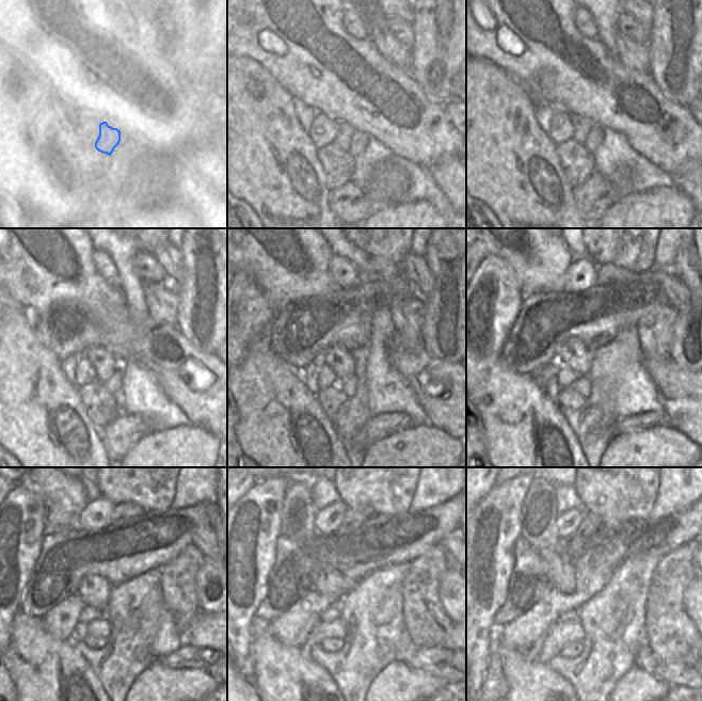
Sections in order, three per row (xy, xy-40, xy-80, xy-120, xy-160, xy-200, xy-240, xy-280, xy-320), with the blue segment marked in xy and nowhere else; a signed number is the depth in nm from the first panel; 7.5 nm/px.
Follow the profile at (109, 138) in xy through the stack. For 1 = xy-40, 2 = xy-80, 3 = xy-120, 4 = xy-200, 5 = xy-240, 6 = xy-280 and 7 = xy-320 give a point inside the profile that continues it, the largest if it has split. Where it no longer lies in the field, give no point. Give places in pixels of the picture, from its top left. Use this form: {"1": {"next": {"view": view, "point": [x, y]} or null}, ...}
{"1": {"next": {"view": "xy-40", "point": [345, 132]}}, "2": {"next": {"view": "xy-80", "point": [581, 126]}}, "3": {"next": {"view": "xy-120", "point": [105, 364]}}, "4": {"next": {"view": "xy-200", "point": [573, 353]}}, "5": {"next": {"view": "xy-240", "point": [94, 590]}}, "6": {"next": {"view": "xy-280", "point": [330, 583]}}, "7": {"next": {"view": "xy-320", "point": [538, 518]}}}

